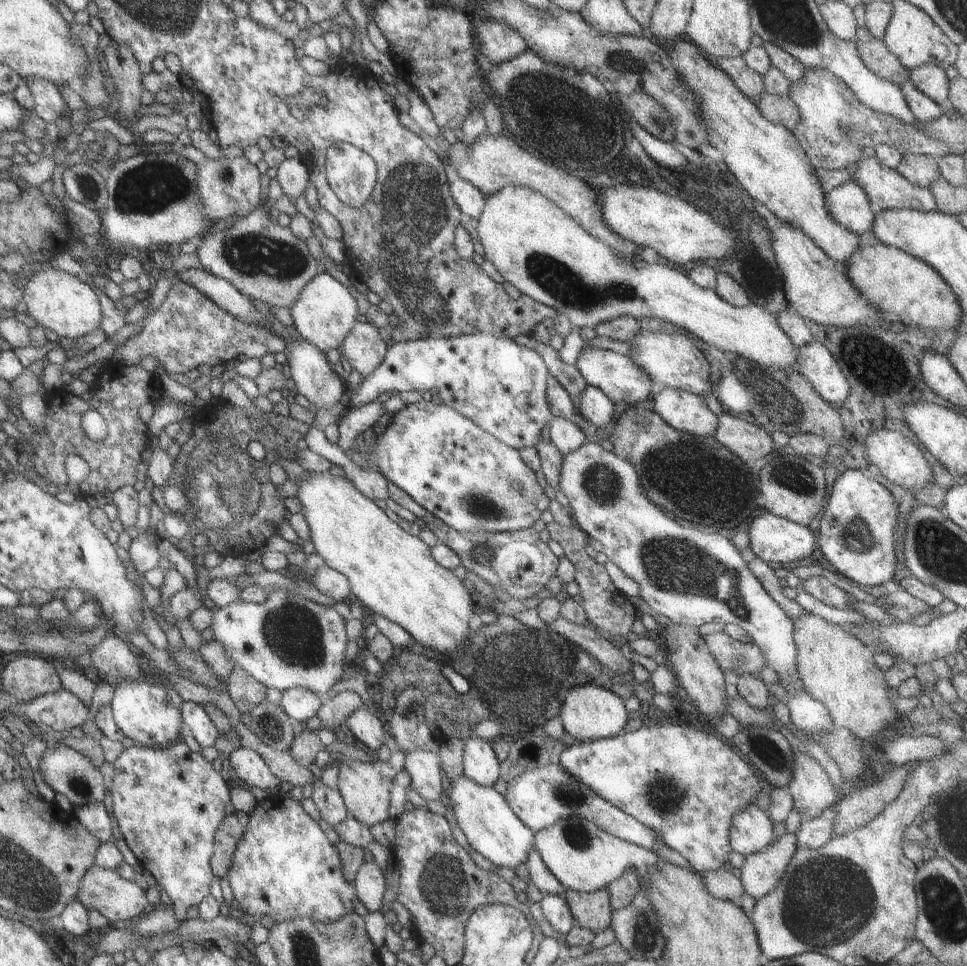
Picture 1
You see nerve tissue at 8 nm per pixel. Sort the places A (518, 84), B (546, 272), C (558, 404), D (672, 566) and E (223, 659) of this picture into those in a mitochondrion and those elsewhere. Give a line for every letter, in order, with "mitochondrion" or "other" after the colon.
A: mitochondrion
B: mitochondrion
C: other
D: mitochondrion
E: other

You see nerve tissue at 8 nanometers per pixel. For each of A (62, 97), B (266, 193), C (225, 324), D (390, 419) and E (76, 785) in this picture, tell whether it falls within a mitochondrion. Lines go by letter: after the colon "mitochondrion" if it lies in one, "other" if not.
A: other
B: other
C: other
D: other
E: mitochondrion

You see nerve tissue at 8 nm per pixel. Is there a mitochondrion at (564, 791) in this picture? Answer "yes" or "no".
yes

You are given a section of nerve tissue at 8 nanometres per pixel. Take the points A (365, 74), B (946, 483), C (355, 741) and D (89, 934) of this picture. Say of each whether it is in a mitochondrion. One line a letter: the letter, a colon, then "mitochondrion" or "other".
A: other
B: other
C: other
D: other

